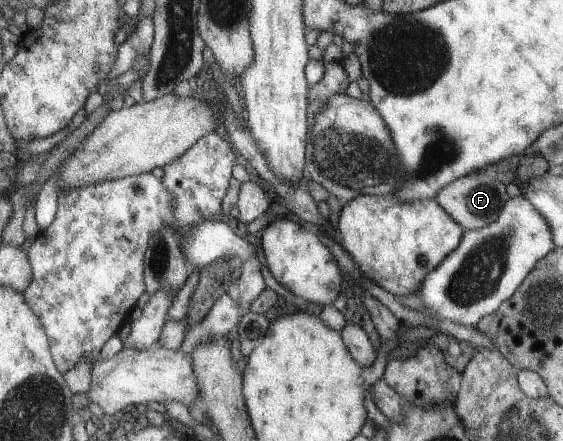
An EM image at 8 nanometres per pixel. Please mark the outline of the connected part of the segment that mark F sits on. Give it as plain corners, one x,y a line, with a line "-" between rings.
481,171
475,174
454,179
453,182
446,183
433,199
437,201
439,207
442,207
451,219
458,223
463,231
474,230
488,223
494,222
498,218
503,205
509,199
505,192
505,186
496,177
496,174
489,171

